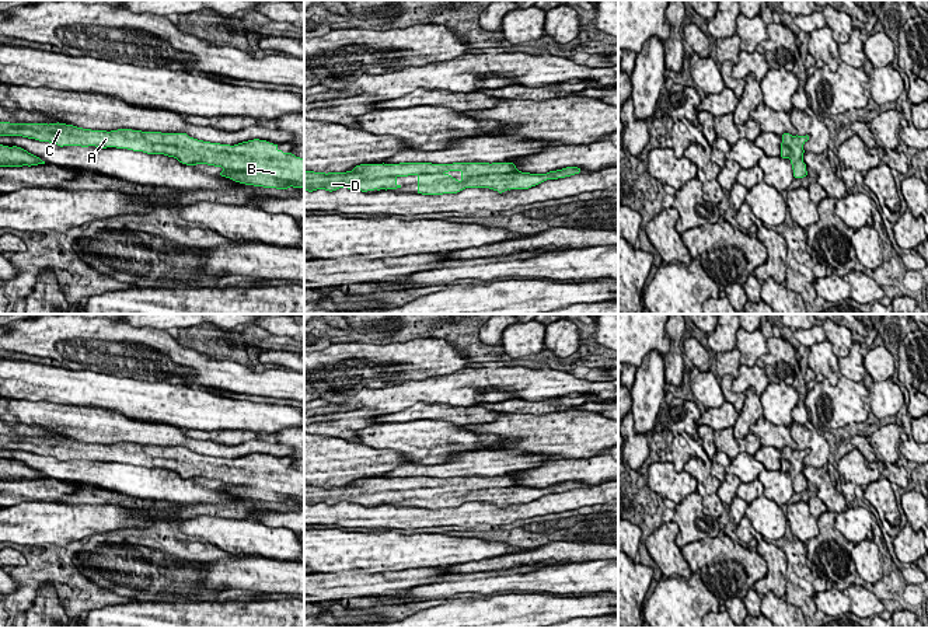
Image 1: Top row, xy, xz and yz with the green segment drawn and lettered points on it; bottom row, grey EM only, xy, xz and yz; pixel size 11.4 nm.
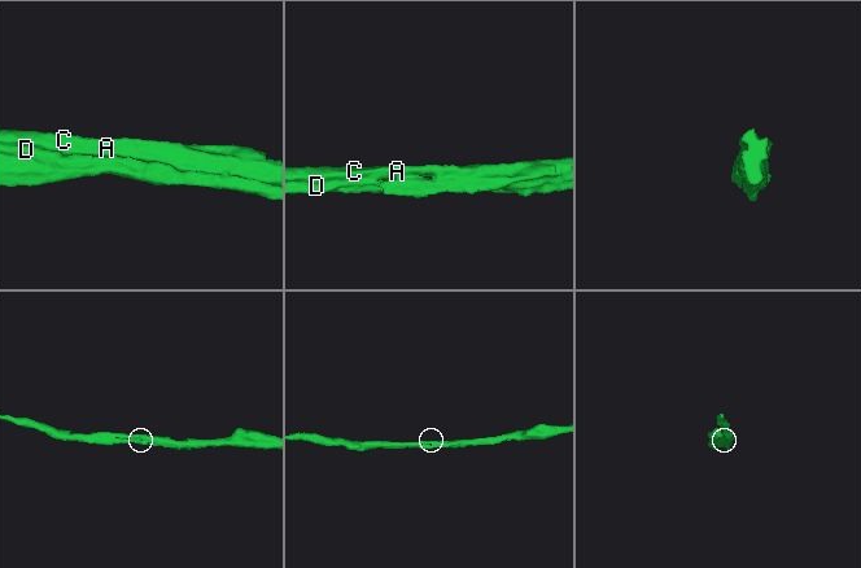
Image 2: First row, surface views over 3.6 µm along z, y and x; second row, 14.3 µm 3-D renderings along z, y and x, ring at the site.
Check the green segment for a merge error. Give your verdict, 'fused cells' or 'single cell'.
single cell

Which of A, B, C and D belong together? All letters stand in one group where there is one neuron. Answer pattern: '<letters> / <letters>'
A B C D

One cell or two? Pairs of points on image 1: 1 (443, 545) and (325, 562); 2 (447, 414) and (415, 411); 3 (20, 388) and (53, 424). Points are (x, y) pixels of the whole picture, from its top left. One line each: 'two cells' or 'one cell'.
1: one cell
2: one cell
3: two cells

